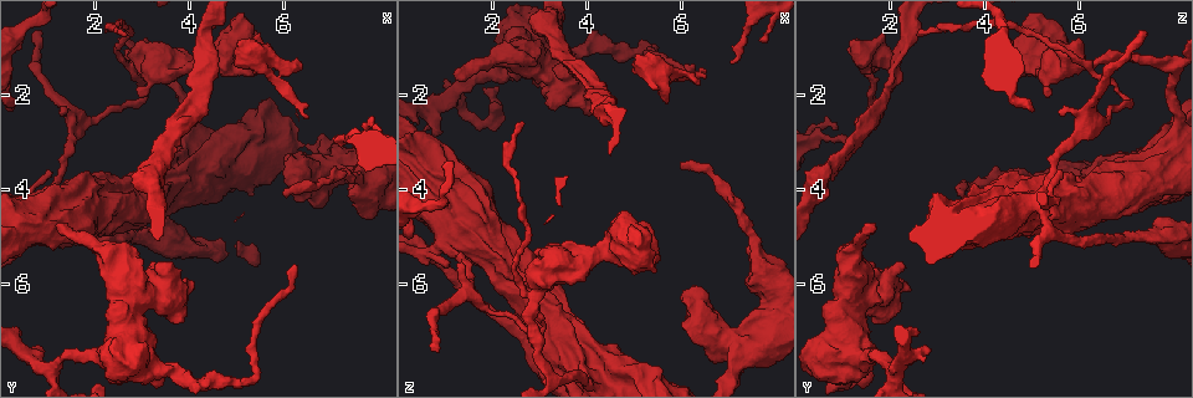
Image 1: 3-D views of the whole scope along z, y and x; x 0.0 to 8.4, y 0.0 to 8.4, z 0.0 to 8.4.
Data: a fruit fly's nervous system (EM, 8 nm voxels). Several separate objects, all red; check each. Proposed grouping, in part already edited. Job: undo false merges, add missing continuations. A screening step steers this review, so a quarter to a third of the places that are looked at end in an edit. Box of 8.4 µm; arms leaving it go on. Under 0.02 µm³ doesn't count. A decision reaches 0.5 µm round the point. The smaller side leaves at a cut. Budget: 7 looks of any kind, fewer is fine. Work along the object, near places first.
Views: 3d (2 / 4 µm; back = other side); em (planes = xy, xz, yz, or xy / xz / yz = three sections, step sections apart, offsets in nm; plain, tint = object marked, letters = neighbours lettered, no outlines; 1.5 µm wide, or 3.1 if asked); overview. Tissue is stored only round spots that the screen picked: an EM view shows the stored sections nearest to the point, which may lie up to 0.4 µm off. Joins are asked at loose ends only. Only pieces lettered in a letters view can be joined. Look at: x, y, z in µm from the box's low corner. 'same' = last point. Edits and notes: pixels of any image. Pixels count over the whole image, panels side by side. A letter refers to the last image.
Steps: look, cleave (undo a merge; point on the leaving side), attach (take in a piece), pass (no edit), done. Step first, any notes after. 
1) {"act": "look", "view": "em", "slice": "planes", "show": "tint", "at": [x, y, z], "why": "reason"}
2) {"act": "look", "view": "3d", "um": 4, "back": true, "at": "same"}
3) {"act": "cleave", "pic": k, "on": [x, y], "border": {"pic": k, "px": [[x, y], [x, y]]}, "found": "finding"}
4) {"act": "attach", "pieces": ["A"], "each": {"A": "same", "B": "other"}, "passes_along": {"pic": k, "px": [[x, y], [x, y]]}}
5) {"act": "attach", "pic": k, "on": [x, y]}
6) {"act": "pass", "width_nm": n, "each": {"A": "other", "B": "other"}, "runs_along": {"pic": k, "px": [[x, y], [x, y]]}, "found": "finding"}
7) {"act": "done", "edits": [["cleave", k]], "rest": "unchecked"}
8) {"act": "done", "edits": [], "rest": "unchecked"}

{"act": "look", "view": "em", "slice": "planes", "show": "letters", "at": [5.70, 1.35, 2.20]}

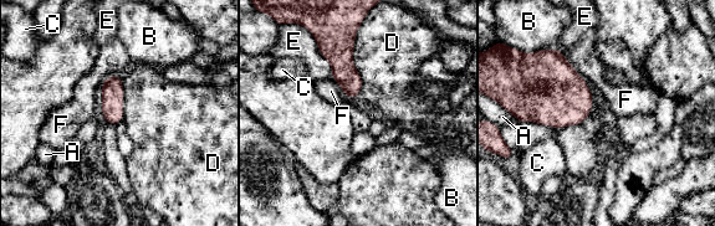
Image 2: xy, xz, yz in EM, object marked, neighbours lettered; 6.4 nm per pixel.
{"act": "pass", "width_nm": 140, "each": {"A": "other", "B": "other", "C": "other", "D": "other", "E": "other", "F": "other"}, "border": {"pic": 2, "px": [[358, 27], [353, 66], [361, 92]]}, "found": "none of them fits"}

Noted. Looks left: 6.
{"act": "look", "view": "em", "slice": "planes", "show": "tint", "at": [3.00, 5.00, 7.65], "why": "thick turns thin"}

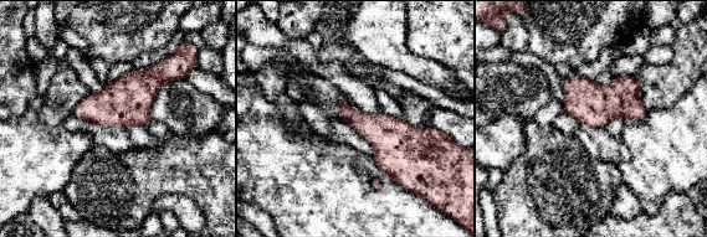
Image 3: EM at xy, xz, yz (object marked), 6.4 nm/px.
{"act": "look", "view": "em", "slice": "planes", "show": "letters", "at": "same"}

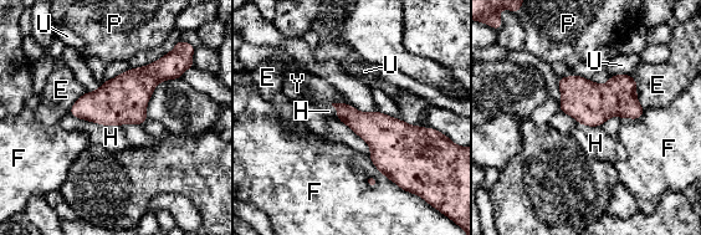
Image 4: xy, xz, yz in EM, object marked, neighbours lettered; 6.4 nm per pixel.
{"act": "pass", "longest_contact_nm": ["F", 300], "each": {"E": "other", "F": "other", "H": "other", "P": "other", "U": "other", "Y": "other"}, "found": "one cell here"}

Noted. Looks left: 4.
{"act": "look", "view": "em", "slice": "planes", "show": "letters", "at": [0.90, 4.30, 5.10], "why": "abrupt turn"}

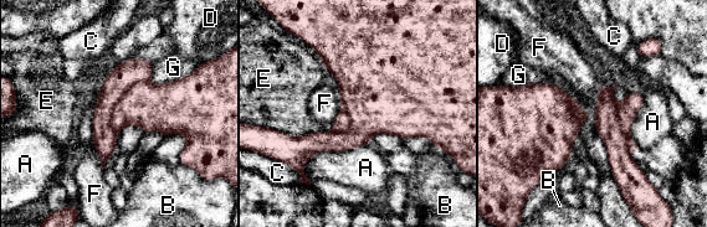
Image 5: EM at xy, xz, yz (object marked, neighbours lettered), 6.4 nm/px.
{"act": "cleave", "pic": 5, "on": [121, 78], "width_nm": 220, "each": {"A": "other", "B": "other", "C": "other", "D": "other", "E": "other", "F": "other", "G": "other"}, "part_leaving": {"pic": 5, "px": [[149, 63], [107, 97], [103, 158]]}, "found": "two cells meet here"}

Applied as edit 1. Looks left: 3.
{"act": "done", "edits": [["cleave", 5]], "rest": "unchecked"}

